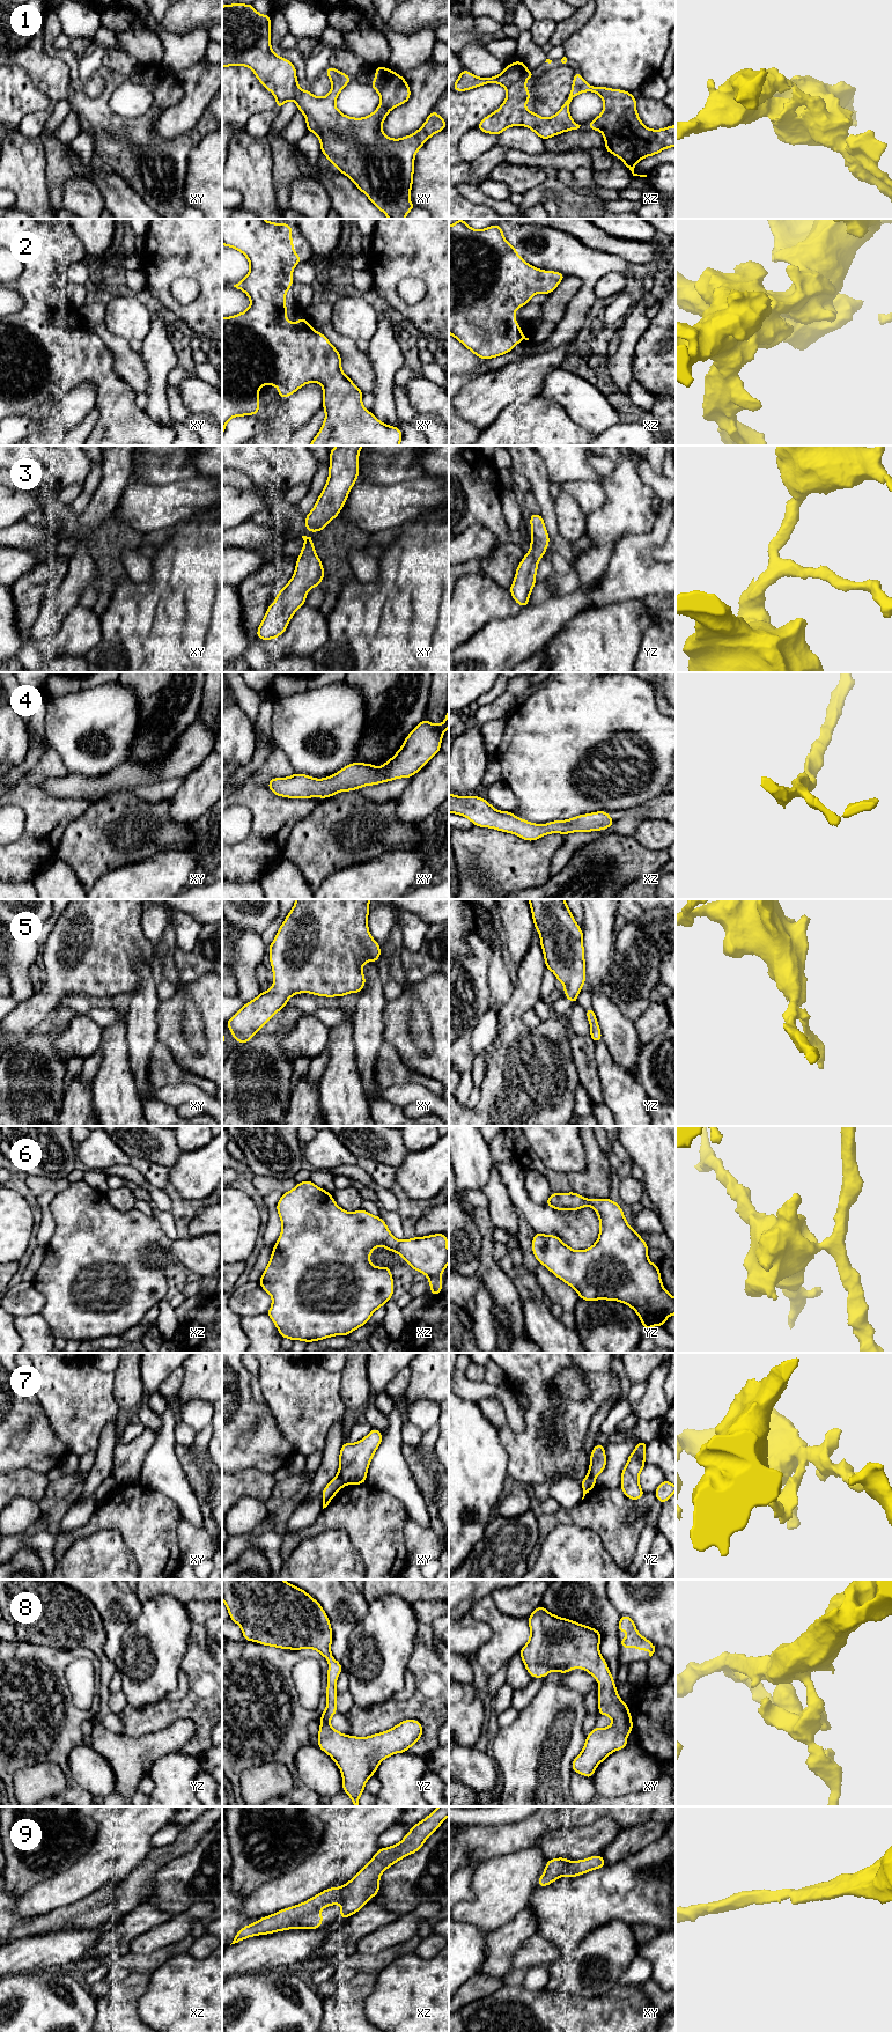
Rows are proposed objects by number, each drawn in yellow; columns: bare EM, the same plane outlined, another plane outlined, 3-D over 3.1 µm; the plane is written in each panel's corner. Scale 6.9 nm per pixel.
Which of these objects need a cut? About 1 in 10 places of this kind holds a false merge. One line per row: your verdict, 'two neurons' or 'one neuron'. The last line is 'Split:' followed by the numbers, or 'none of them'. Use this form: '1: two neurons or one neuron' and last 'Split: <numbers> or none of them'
1: one neuron
2: one neuron
3: one neuron
4: one neuron
5: one neuron
6: one neuron
7: two neurons
8: one neuron
9: one neuron
Split: 7

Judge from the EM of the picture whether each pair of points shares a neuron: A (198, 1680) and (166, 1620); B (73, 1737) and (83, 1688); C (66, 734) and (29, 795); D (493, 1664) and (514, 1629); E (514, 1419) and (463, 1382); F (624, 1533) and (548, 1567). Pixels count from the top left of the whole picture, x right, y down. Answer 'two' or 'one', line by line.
A: two
B: two
C: two
D: one
E: one
F: two

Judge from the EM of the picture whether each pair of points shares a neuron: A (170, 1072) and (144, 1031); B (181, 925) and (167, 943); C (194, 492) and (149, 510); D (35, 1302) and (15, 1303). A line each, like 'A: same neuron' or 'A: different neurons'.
A: different neurons
B: different neurons
C: same neuron
D: same neuron

